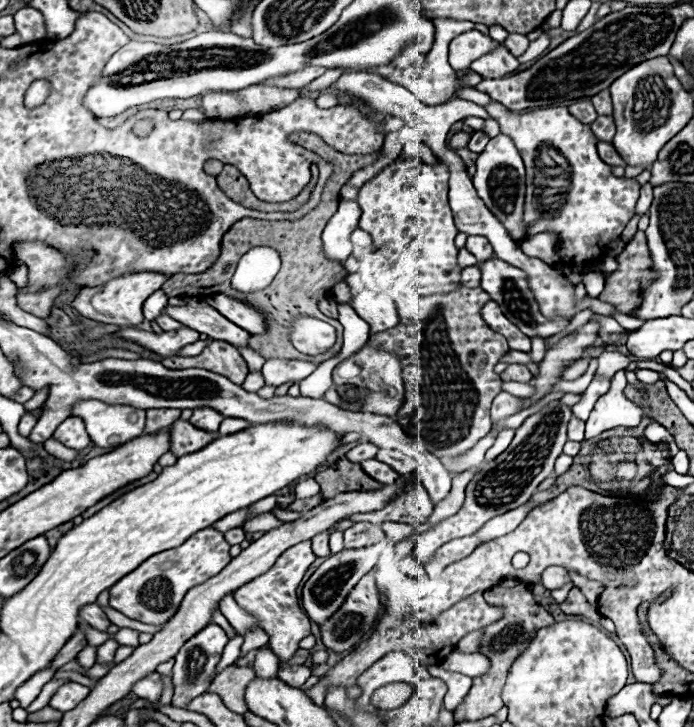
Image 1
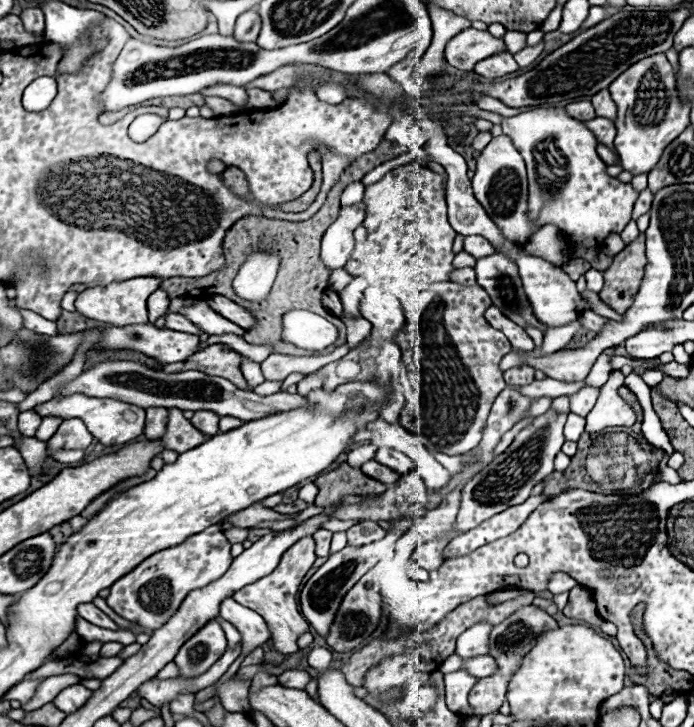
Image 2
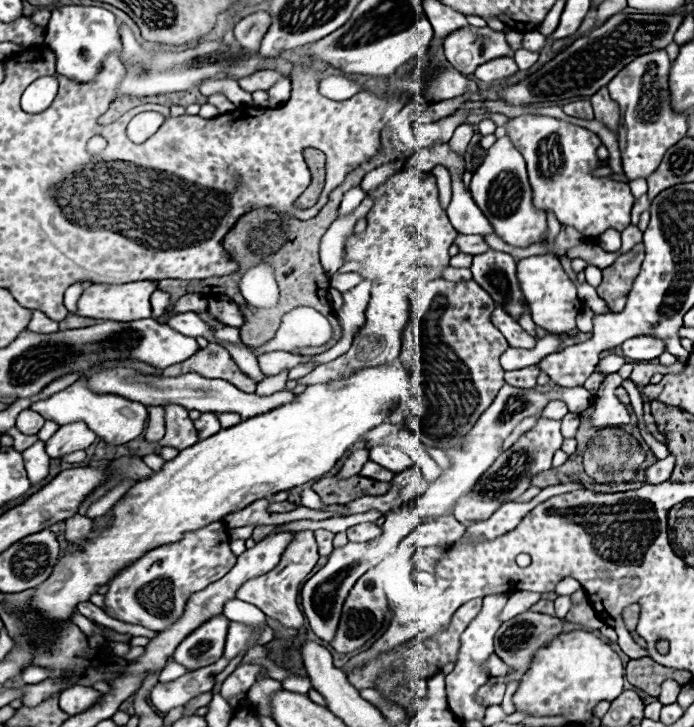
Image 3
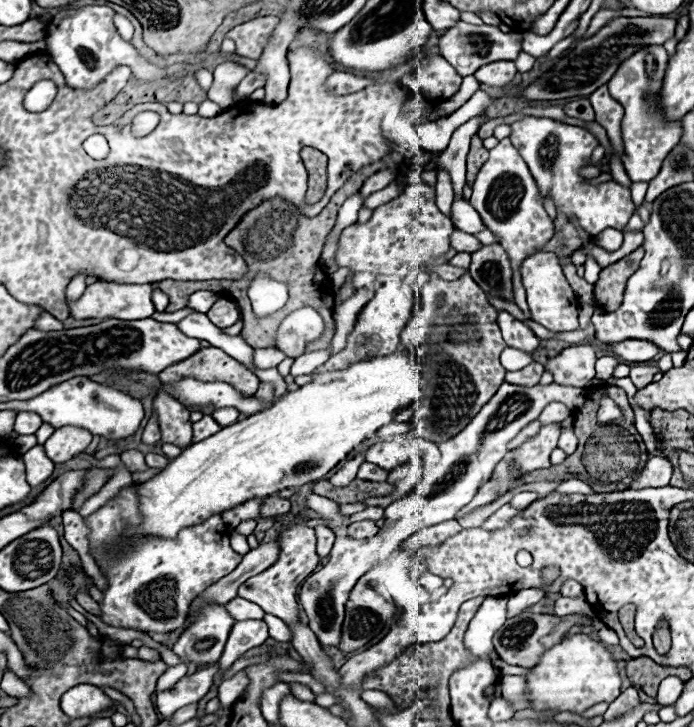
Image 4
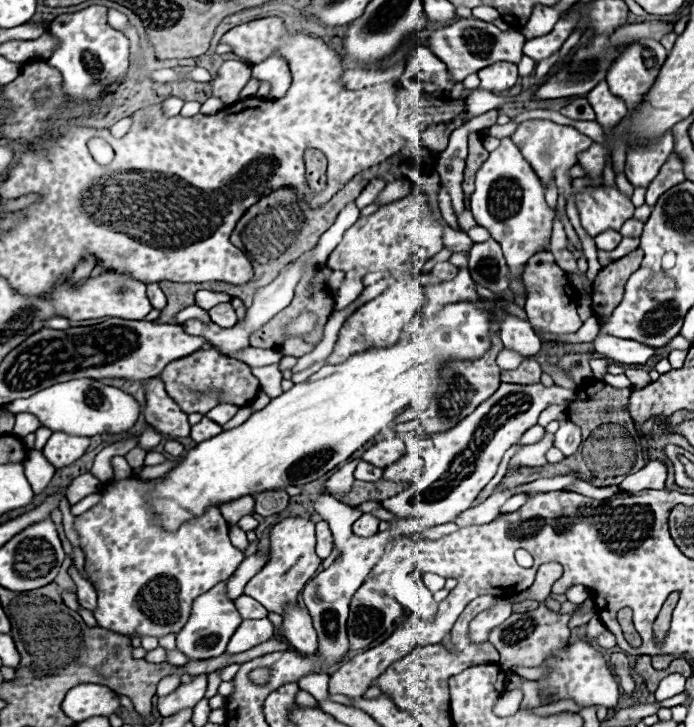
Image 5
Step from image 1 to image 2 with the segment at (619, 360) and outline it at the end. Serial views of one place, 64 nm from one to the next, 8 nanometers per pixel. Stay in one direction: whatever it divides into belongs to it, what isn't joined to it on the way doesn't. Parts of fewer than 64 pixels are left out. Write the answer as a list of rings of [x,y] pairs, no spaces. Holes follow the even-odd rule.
[[[602,354],[596,360],[596,364],[592,366],[592,370],[590,370],[588,378],[586,378],[586,384],[588,386],[602,386],[602,384],[606,384],[606,380],[608,380],[608,376],[612,372],[610,360],[612,360],[612,354]]]

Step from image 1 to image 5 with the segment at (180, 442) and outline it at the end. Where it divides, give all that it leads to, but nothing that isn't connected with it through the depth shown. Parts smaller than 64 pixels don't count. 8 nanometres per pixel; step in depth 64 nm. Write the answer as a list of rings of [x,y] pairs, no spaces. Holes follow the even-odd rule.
[[[152,378],[146,384],[144,416],[148,424],[152,424],[162,436],[170,436],[172,440],[190,436],[188,414],[182,412],[182,408],[178,408],[174,400],[170,400],[160,378]]]

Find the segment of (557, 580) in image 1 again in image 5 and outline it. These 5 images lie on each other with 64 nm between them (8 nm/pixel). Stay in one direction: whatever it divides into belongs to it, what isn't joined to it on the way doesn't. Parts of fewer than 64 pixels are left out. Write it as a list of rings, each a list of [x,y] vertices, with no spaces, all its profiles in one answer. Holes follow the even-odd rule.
[[[570,586],[570,588],[566,590],[566,598],[568,598],[570,602],[580,604],[580,602],[584,602],[584,600],[588,598],[588,590],[586,590],[584,586]]]

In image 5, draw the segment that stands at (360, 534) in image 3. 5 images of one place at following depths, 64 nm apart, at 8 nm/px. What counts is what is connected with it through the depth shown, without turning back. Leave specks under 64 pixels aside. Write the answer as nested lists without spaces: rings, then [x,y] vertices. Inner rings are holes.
[[[362,514],[354,524],[352,524],[352,530],[356,536],[362,536],[362,538],[368,538],[368,536],[374,536],[378,532],[378,518],[370,516],[370,514]]]

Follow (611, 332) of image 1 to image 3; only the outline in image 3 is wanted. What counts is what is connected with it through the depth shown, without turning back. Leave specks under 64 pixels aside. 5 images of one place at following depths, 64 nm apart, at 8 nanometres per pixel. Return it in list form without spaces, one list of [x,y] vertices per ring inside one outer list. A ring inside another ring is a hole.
[[[584,306],[580,316],[578,316],[578,330],[580,332],[592,332],[592,326],[594,326],[592,320],[594,320],[594,312],[588,306]]]

